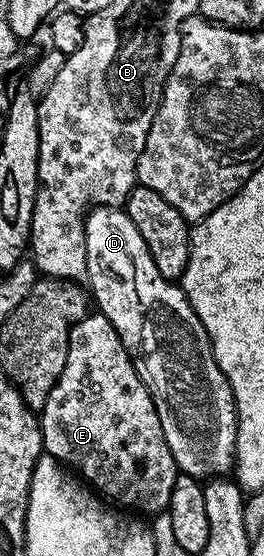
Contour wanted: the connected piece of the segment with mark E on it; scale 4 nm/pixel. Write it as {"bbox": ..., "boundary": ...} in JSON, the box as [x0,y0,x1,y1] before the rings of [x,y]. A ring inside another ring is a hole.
{"bbox":[38,313,177,515],"boundary":[[[88,313],[83,320],[76,323],[69,333],[69,349],[65,357],[65,369],[61,369],[61,377],[57,385],[53,385],[53,393],[49,393],[49,401],[45,401],[41,414],[38,416],[39,427],[43,431],[43,449],[60,463],[66,465],[72,472],[78,473],[100,496],[112,499],[120,508],[132,507],[135,511],[144,511],[147,515],[155,515],[158,511],[166,512],[171,506],[171,494],[175,484],[177,468],[173,461],[173,453],[169,453],[169,445],[165,445],[165,433],[161,433],[161,417],[157,417],[157,409],[153,405],[153,397],[149,389],[137,377],[137,369],[133,369],[133,361],[121,345],[121,337],[117,337],[117,329],[101,314]]]}

